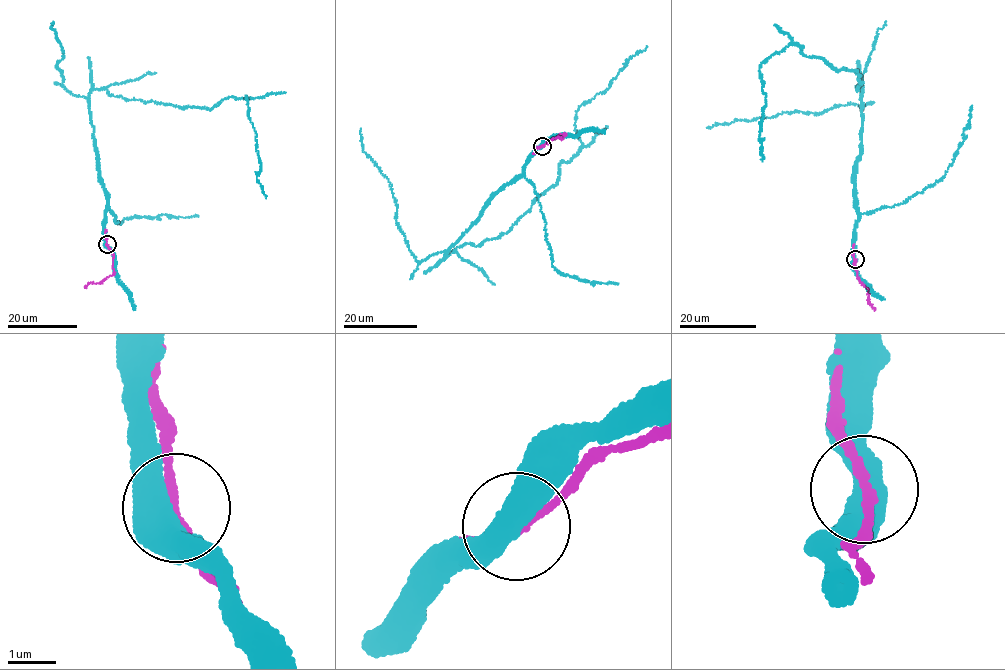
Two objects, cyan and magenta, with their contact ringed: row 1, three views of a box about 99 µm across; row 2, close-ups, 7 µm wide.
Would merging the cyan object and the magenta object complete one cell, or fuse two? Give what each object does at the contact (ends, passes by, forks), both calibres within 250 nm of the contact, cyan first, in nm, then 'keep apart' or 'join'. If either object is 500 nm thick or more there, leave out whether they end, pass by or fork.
550/150 nm | join

